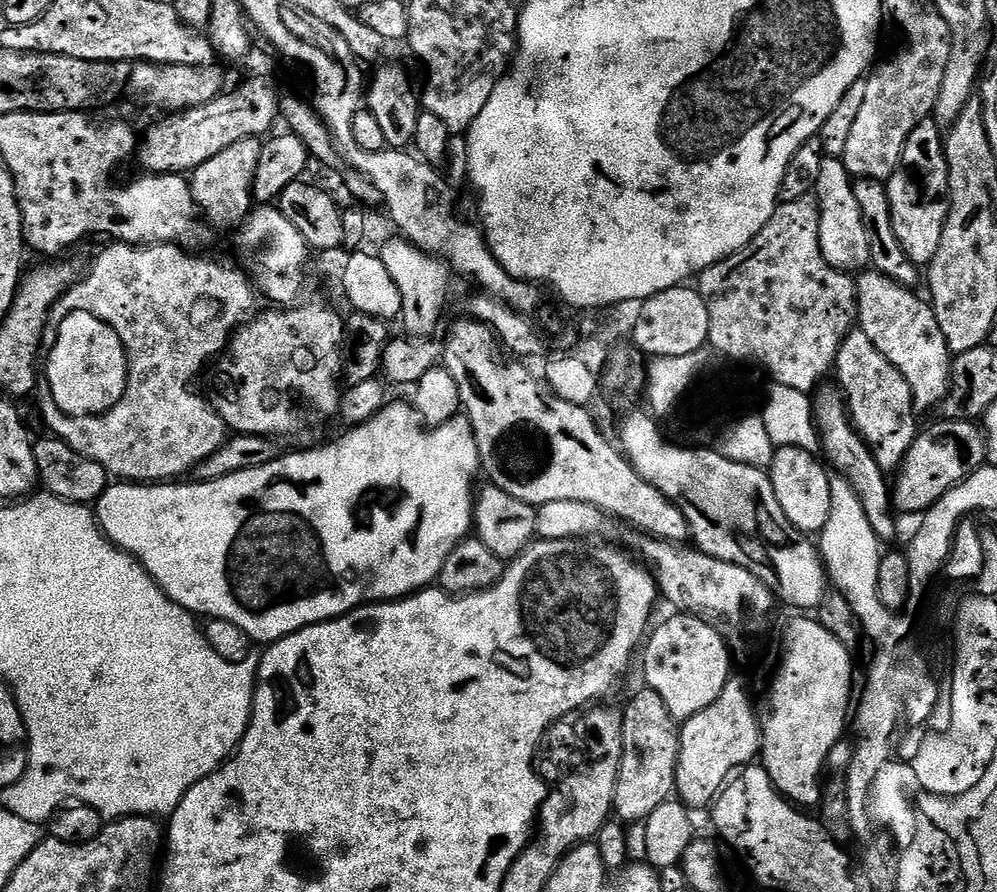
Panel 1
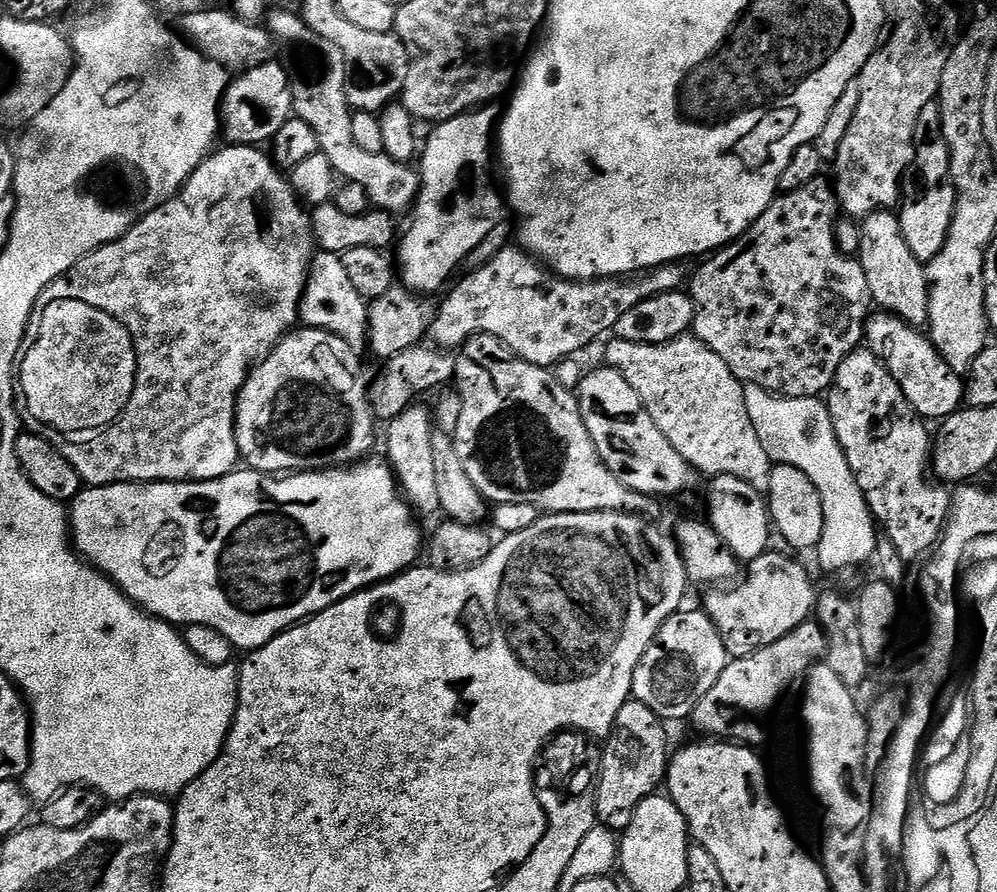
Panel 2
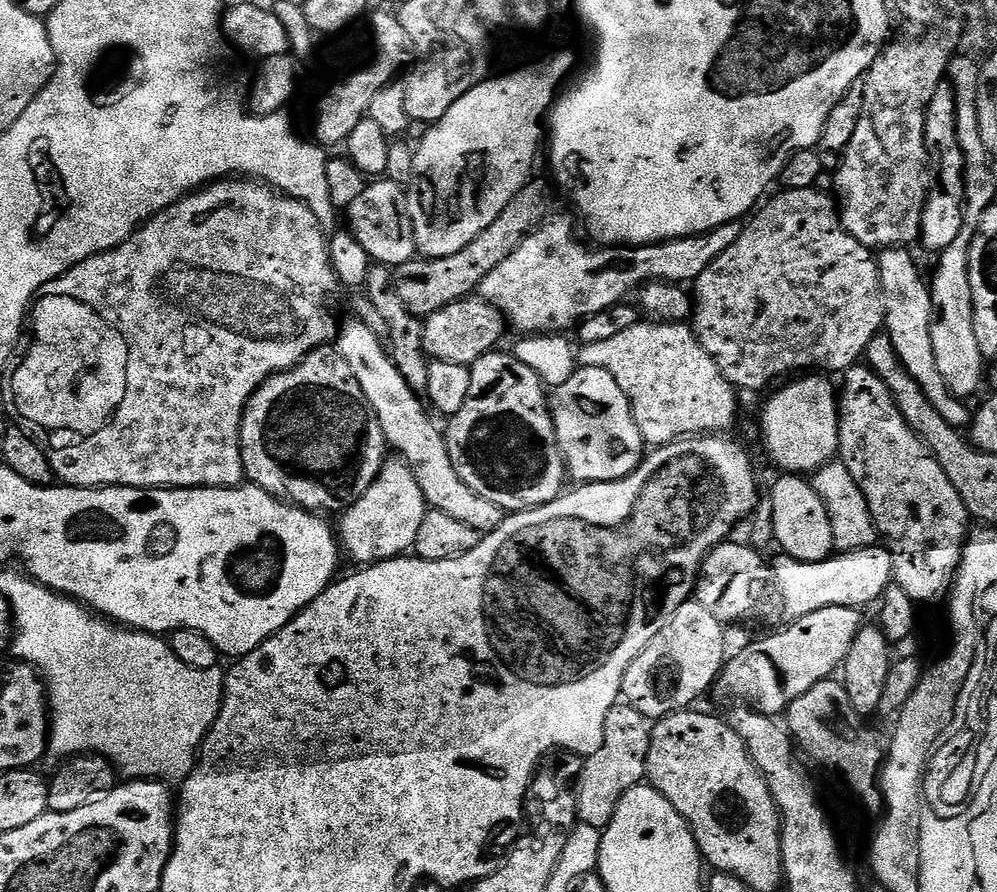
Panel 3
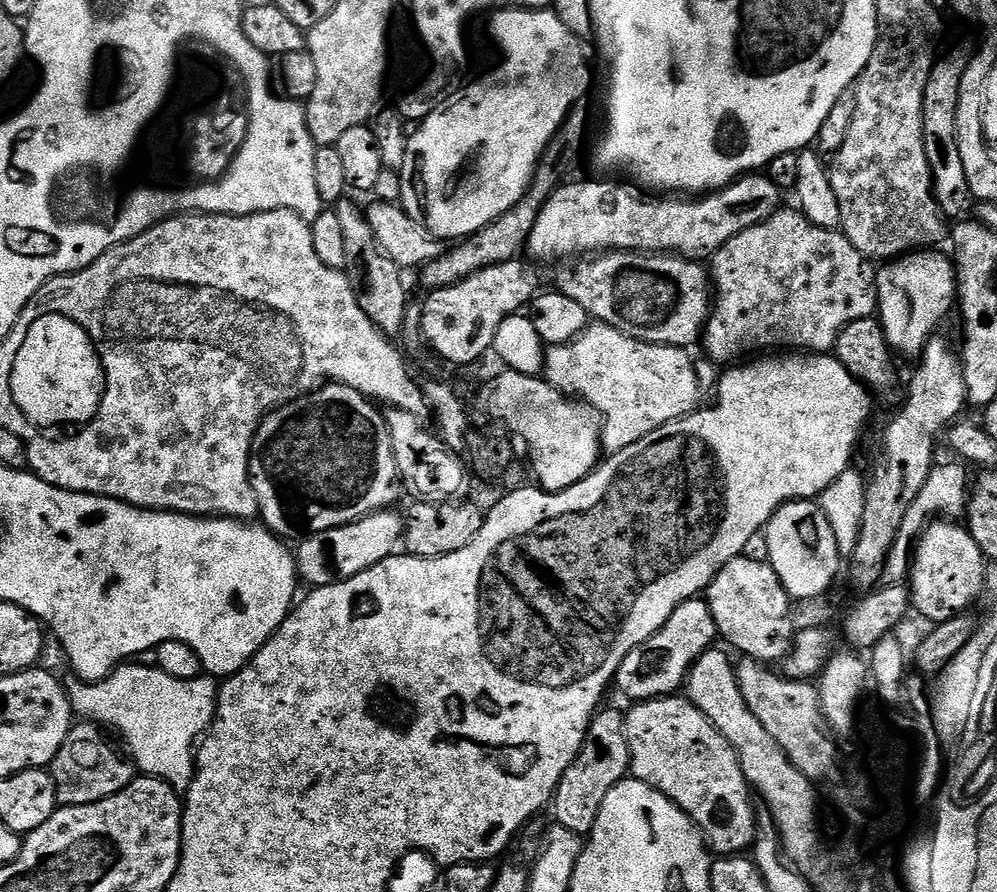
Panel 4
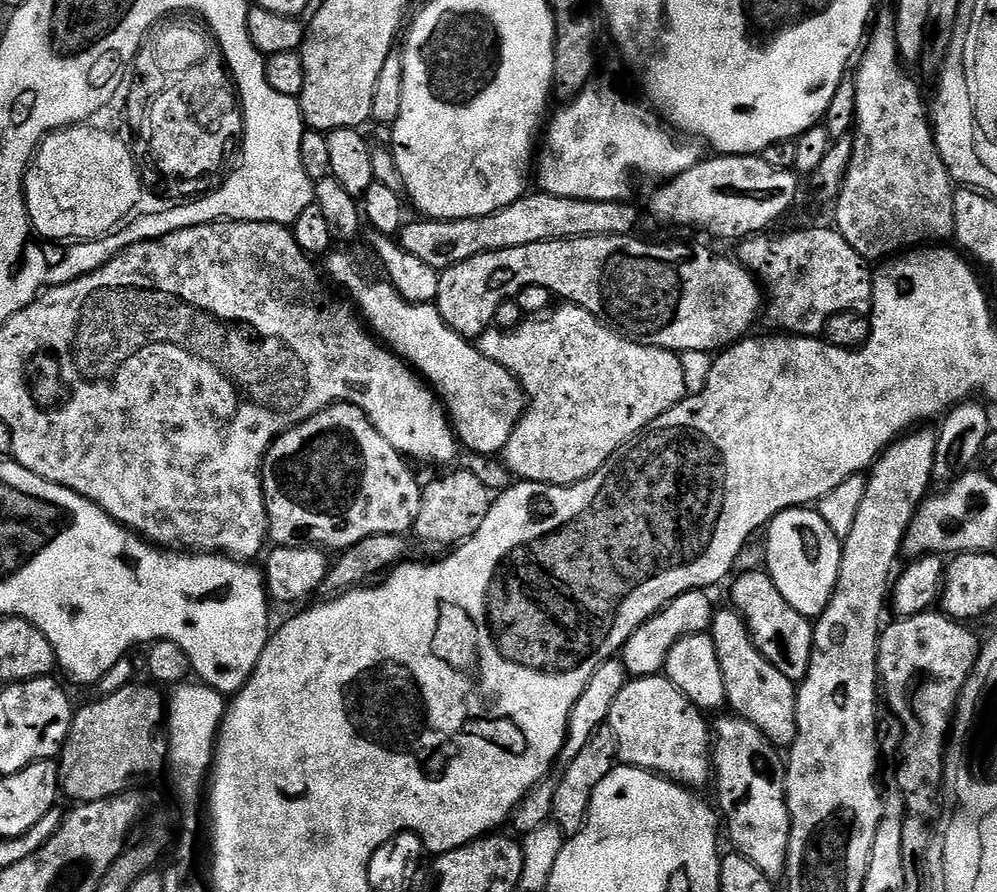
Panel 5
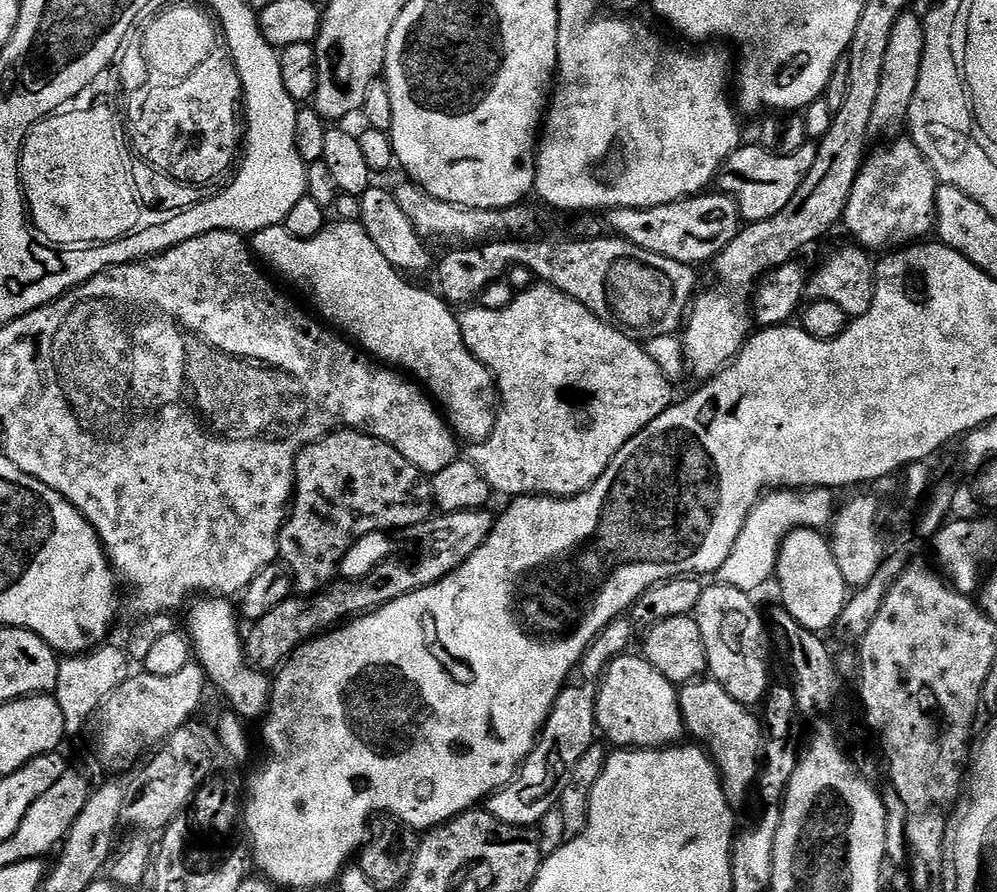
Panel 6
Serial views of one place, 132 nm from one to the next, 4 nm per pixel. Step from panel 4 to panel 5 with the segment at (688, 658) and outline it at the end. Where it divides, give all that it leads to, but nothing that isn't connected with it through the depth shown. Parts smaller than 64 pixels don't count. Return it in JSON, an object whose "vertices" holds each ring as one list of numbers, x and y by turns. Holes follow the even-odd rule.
{"vertices":[[704,590,682,594,674,598,674,602,667,604,658,614,642,622,642,626,638,626,634,634,630,634,622,649,622,659,629,677,661,675,670,650,674,650,674,642,695,632,708,632,711,629,714,607,712,608,712,600,708,596,711,595]]}

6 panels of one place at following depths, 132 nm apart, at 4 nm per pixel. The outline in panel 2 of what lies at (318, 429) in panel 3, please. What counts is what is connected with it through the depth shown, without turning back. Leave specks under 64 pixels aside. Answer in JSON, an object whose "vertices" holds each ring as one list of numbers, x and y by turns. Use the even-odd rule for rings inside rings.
{"vertices":[[297,327,288,333,255,368,249,371,240,397,236,400,236,445,240,451,240,460,251,471,265,474,291,474,294,472,314,472,325,468,343,468,351,466,367,457,376,440,377,421,372,415,372,407,368,401,369,377,364,377,364,368,360,365,357,349,352,348,338,334,330,334,321,328]]}

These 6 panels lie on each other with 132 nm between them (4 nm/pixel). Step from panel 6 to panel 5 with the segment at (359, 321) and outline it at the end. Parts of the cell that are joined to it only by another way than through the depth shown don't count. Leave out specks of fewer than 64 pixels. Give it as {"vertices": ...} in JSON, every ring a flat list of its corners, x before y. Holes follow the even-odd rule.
{"vertices":[[333,251,327,260,329,272,327,275,330,280,330,275,332,275,333,281,331,280,331,283,333,285,335,285,334,283,341,284,349,292,347,295,351,297,355,307,362,313,367,327,405,364,415,369,427,381,432,391,436,393,440,403,444,405,448,413,457,441,463,447,465,444,465,449,469,453,476,453,479,456,495,457,497,454,503,453,506,442,512,431,516,429,516,423,523,416,526,407,524,389,512,377,510,370,506,370,502,366,498,366,498,362,486,358,480,353,480,349,475,343,458,335,444,321,435,303,412,304,410,301,404,300,395,286,389,283,387,279,367,280,363,270,360,269,359,262,348,252]]}

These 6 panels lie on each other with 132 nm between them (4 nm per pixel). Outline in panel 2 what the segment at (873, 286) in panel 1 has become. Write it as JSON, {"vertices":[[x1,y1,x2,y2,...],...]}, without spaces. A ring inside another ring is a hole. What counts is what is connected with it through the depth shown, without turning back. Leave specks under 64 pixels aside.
{"vertices":[[876,310,869,315,864,334,867,348,884,363,886,370,890,370,902,394,906,394,906,402,910,402,920,417,928,422,943,422,960,411,965,403,961,373,950,370,948,363,940,357,931,339,921,329,893,316,891,312]]}

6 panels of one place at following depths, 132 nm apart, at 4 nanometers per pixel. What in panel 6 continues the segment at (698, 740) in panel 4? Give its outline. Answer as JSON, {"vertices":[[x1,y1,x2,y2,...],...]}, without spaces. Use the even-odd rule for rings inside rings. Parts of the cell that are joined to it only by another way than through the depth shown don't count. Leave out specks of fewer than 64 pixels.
{"vertices":[[625,654,611,660,600,680,596,699,596,726,609,745,622,748,662,748,685,735,677,685,658,674,643,655],[681,735,681,736,680,736],[605,736,605,738,604,738],[608,740,609,741,608,741]]}

